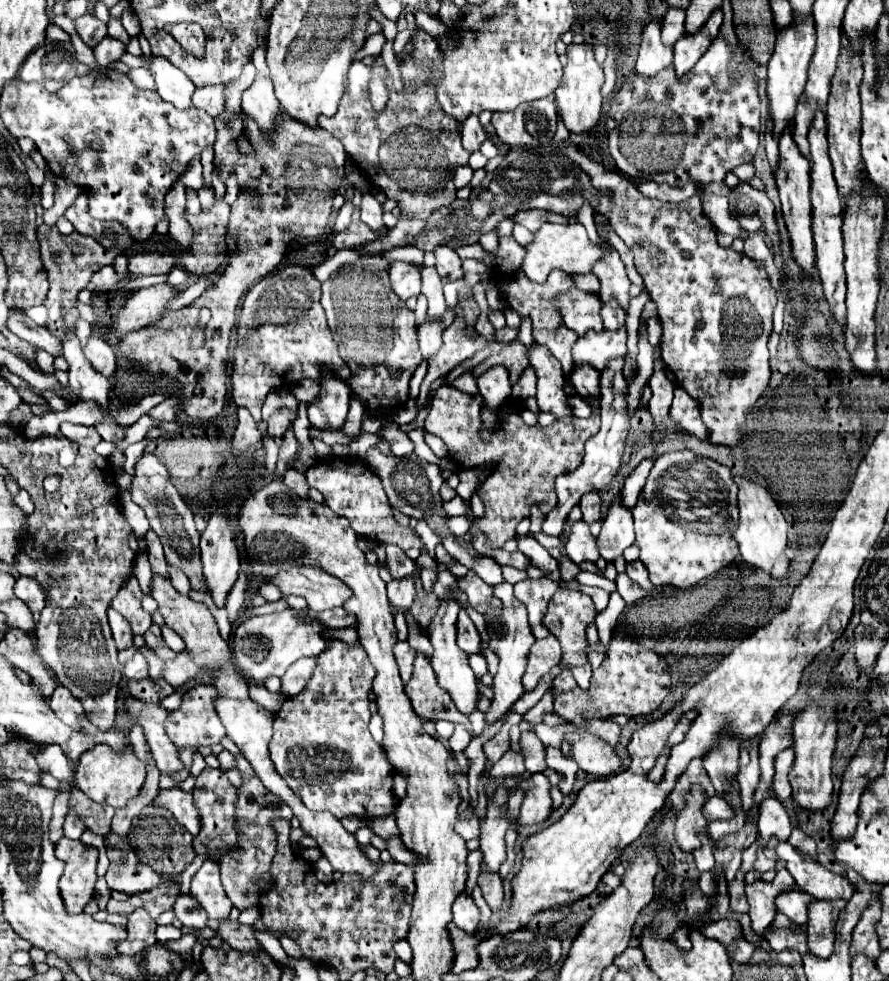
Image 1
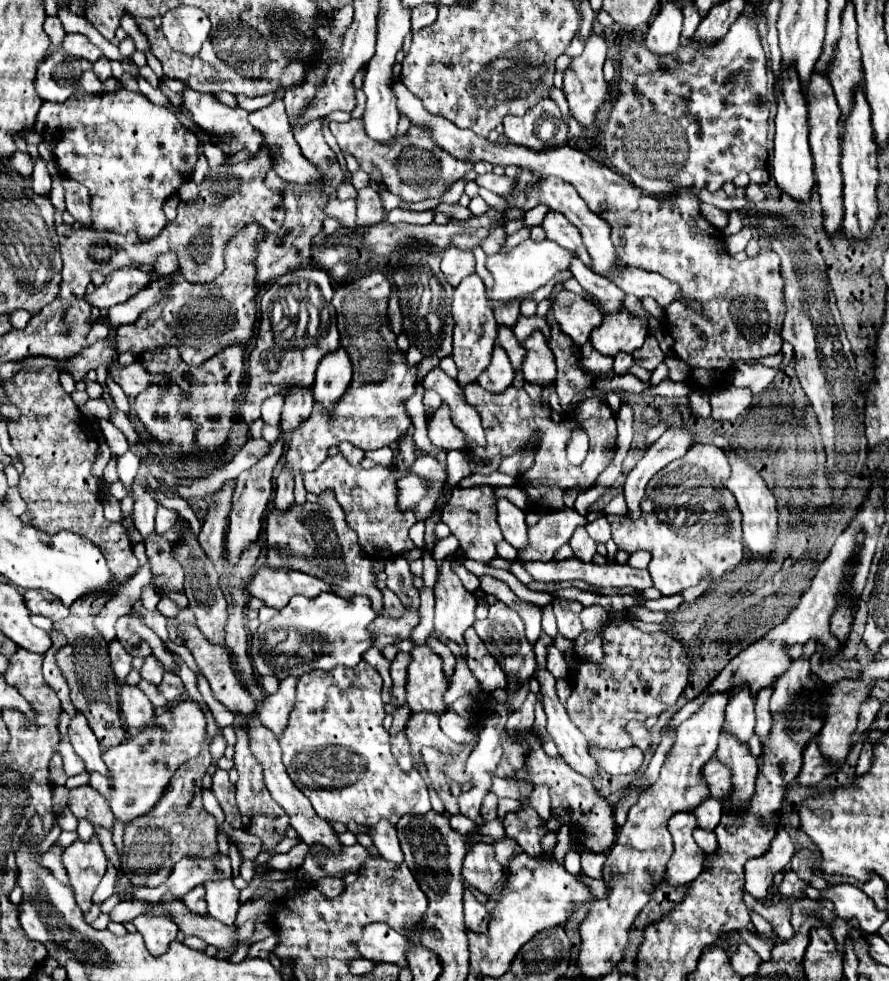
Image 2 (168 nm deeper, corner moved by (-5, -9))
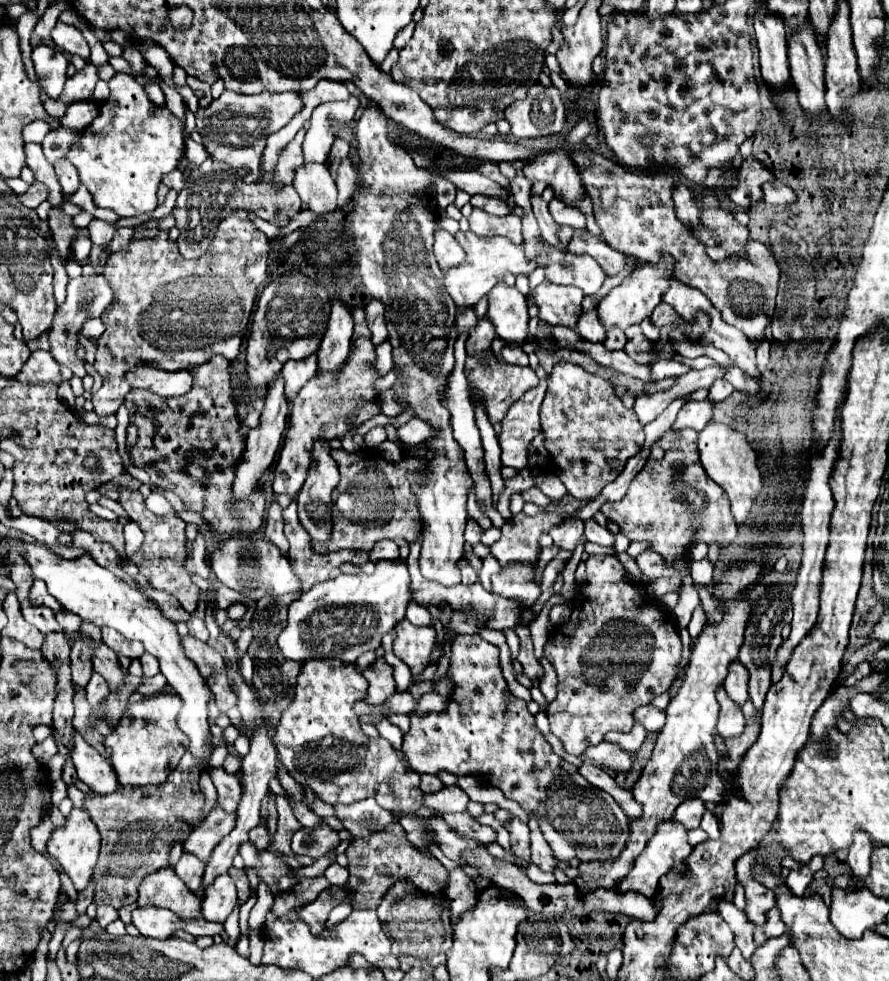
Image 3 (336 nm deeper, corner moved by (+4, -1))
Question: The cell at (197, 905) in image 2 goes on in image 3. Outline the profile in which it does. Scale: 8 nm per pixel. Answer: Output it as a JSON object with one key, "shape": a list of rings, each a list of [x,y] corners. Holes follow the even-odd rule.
{"shape":[[[183,852],[179,864],[175,866],[177,876],[189,886],[191,892],[199,892],[201,888],[201,880],[203,880],[203,870],[205,870],[205,862],[199,860],[195,854],[187,854]]]}

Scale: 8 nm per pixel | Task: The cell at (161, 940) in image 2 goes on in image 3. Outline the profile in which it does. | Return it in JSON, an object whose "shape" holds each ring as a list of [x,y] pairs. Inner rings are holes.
{"shape":[[[141,906],[133,910],[133,924],[143,936],[149,938],[169,938],[175,930],[183,930],[185,922],[177,916],[171,914],[171,910],[163,910],[157,906]]]}

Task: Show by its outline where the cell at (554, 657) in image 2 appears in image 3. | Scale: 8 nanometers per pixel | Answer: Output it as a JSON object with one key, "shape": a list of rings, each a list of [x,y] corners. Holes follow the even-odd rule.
{"shape":[[[545,658],[541,660],[541,666],[543,666],[543,678],[541,678],[541,684],[539,684],[539,688],[545,696],[545,700],[547,700],[547,704],[556,698],[557,695],[557,674],[555,674],[555,670],[553,670],[553,666],[551,666],[551,662],[547,662]]]}

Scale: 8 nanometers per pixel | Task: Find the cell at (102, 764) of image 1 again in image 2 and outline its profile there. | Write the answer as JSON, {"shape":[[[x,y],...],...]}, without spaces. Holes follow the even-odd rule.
{"shape":[[[182,700],[176,702],[172,710],[164,712],[156,718],[154,726],[144,728],[142,732],[134,732],[126,744],[110,748],[102,754],[110,776],[102,778],[100,774],[90,774],[90,786],[100,792],[110,804],[110,810],[118,822],[132,822],[140,814],[152,810],[152,806],[160,800],[160,794],[166,790],[174,770],[196,758],[206,740],[206,714],[198,702]]]}

